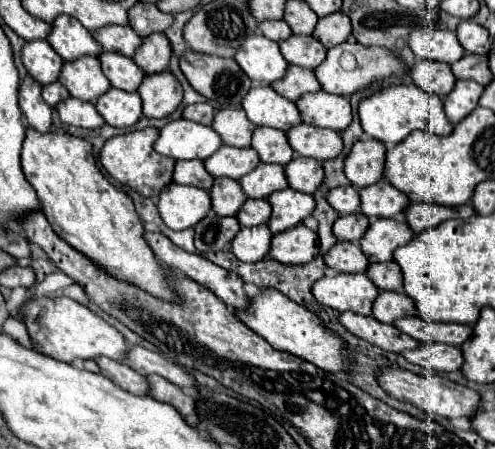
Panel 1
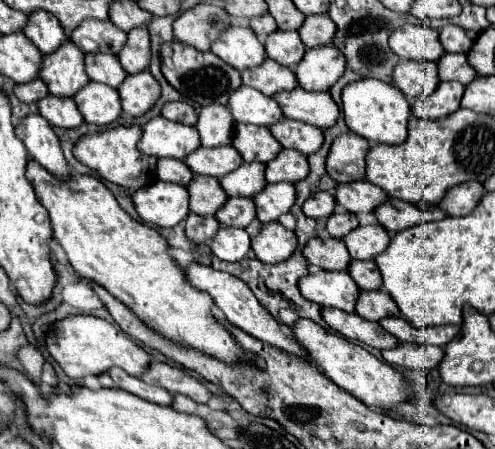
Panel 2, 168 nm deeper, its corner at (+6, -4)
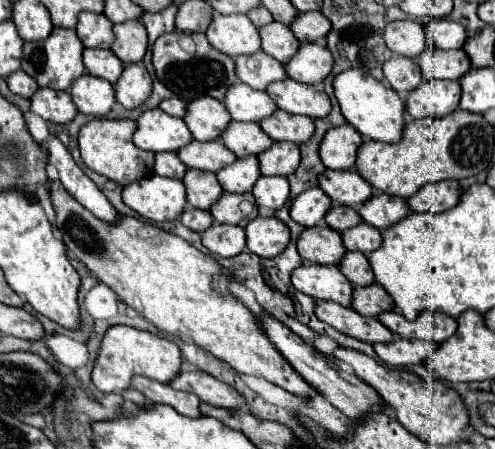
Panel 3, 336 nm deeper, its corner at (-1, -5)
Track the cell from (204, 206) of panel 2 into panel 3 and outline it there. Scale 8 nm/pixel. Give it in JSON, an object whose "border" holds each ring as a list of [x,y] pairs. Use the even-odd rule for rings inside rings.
{"border":[[[189,169],[183,177],[183,183],[187,187],[187,201],[195,209],[209,209],[223,195],[223,189],[221,189],[215,173]]]}

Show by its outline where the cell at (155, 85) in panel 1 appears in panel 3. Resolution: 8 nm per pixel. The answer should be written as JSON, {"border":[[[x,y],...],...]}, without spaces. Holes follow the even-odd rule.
{"border":[[[143,63],[127,65],[115,83],[115,97],[125,109],[141,107],[153,91],[153,79]]]}

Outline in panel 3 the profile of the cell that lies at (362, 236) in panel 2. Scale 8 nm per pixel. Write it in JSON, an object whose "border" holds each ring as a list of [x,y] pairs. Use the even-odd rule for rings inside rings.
{"border":[[[359,223],[357,227],[351,227],[351,229],[343,231],[341,237],[343,237],[343,243],[349,251],[361,251],[365,255],[375,251],[383,243],[381,231],[367,225],[367,223]]]}

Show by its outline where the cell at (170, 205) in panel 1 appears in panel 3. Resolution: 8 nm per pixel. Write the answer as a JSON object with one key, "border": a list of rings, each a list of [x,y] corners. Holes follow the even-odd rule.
{"border":[[[153,175],[125,187],[123,201],[141,217],[161,223],[181,217],[187,205],[187,195],[179,179]]]}

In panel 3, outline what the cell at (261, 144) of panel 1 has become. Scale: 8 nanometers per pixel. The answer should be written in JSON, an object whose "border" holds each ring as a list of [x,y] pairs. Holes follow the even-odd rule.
{"border":[[[231,121],[221,135],[227,149],[231,149],[237,157],[261,155],[271,147],[273,139],[267,139],[267,133],[259,127],[259,123],[239,123]]]}

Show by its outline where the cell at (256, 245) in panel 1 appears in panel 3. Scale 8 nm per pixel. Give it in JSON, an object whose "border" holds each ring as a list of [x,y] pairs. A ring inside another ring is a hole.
{"border":[[[213,223],[207,231],[201,233],[201,237],[203,237],[203,245],[213,255],[219,255],[219,257],[235,257],[235,255],[247,251],[243,227]]]}

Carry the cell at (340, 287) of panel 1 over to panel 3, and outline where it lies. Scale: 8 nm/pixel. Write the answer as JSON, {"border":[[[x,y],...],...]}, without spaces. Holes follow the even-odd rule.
{"border":[[[301,265],[293,271],[291,283],[315,301],[335,301],[343,307],[351,305],[355,289],[337,267],[329,265]]]}

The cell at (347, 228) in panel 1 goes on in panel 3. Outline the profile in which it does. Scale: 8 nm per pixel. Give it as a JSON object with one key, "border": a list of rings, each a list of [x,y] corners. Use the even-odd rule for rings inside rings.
{"border":[[[333,205],[333,207],[329,209],[329,213],[325,215],[325,221],[327,221],[327,225],[329,225],[331,229],[343,233],[343,231],[355,227],[355,225],[357,225],[359,221],[363,221],[363,219],[361,219],[361,217],[357,215],[357,211],[351,209],[351,207]]]}

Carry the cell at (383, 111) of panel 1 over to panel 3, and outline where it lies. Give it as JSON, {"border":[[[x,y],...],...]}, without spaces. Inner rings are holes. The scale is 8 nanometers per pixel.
{"border":[[[349,69],[345,73],[339,73],[333,81],[335,97],[339,99],[341,113],[347,119],[349,125],[353,125],[363,137],[385,141],[385,143],[397,143],[403,139],[405,129],[405,101],[399,97],[397,91],[387,87],[385,83],[377,81],[375,77],[367,75],[359,69]]]}

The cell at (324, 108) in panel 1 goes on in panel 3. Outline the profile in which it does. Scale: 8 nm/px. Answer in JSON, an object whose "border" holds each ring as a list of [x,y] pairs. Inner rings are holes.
{"border":[[[285,79],[279,83],[271,83],[267,87],[269,97],[277,103],[279,109],[293,115],[307,115],[311,119],[321,119],[331,111],[331,101],[327,93],[297,83],[293,79]]]}

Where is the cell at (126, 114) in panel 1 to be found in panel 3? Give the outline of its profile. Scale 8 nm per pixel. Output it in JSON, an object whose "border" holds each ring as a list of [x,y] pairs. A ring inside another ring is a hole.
{"border":[[[83,75],[79,77],[71,89],[69,89],[71,97],[73,97],[73,103],[77,105],[77,109],[85,115],[91,115],[91,117],[107,117],[107,113],[111,111],[113,103],[117,101],[115,99],[115,91],[113,91],[113,85],[105,79],[99,79],[99,77],[93,77],[93,75]]]}

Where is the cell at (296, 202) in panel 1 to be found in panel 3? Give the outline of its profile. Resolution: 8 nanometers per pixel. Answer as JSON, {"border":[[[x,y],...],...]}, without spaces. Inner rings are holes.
{"border":[[[259,177],[253,195],[259,207],[269,207],[273,211],[281,209],[289,199],[289,181],[285,177]]]}

